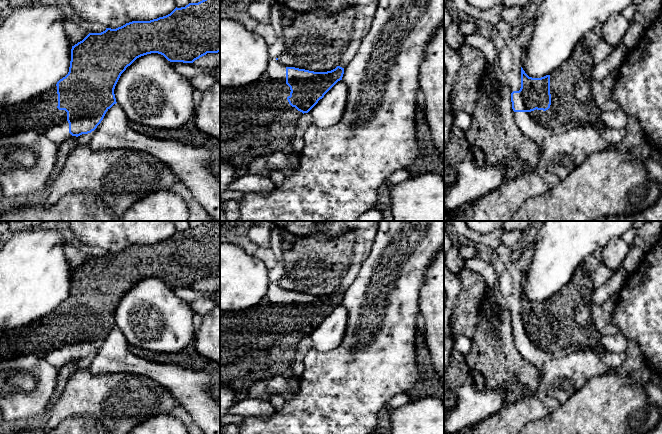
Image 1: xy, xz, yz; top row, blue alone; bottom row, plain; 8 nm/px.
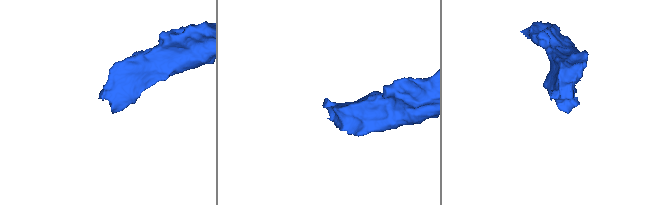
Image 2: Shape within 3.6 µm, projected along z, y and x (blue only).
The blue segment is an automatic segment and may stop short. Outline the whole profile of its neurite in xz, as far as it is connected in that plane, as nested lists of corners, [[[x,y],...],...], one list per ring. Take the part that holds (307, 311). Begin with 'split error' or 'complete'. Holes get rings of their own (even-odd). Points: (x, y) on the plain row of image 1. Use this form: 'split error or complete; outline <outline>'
split error; outline [[[271,282],[264,298],[256,306],[244,310],[220,310],[220,386],[232,387],[237,399],[247,397],[248,388],[255,382],[271,376],[292,377],[292,362],[296,350],[295,344],[308,337],[320,323],[340,304],[344,292],[337,290],[327,296],[314,296],[282,289],[278,282]]]

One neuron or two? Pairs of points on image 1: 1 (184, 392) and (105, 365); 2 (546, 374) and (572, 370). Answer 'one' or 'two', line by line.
1: one
2: one

